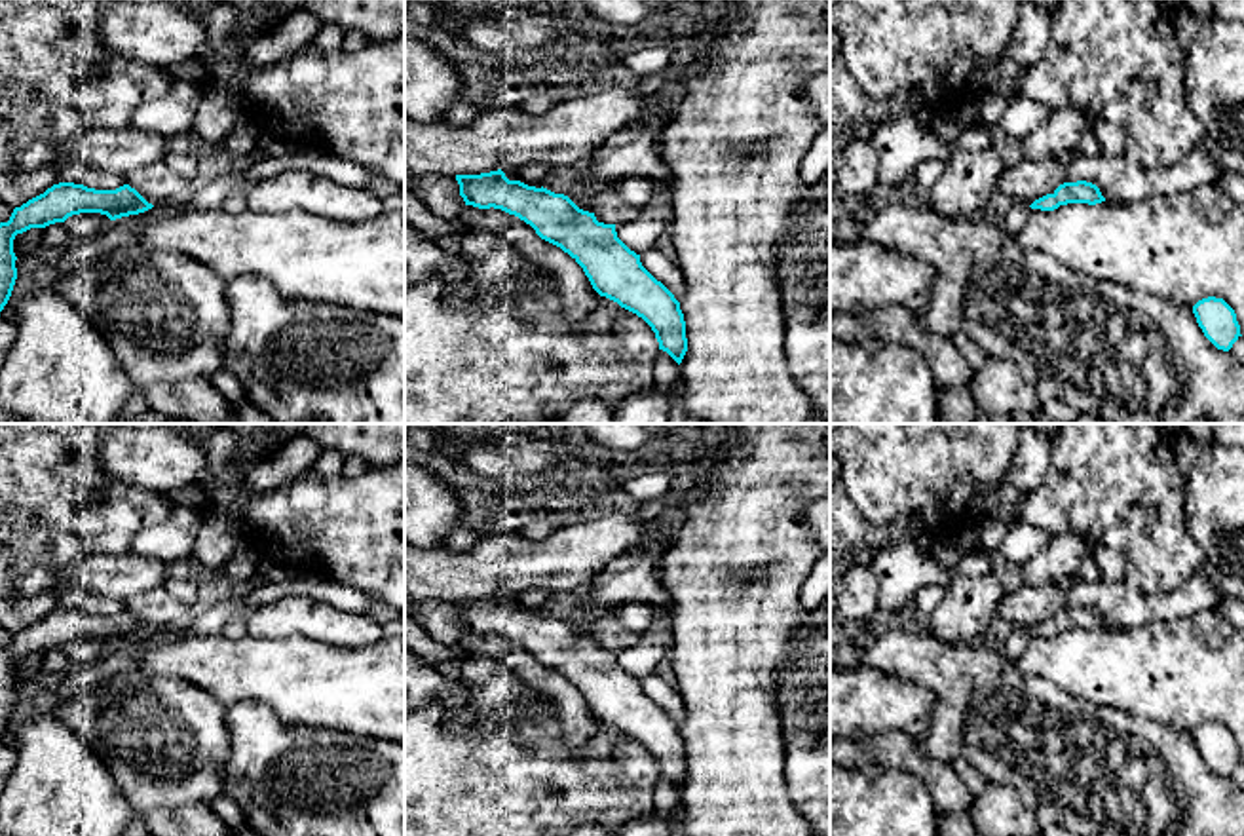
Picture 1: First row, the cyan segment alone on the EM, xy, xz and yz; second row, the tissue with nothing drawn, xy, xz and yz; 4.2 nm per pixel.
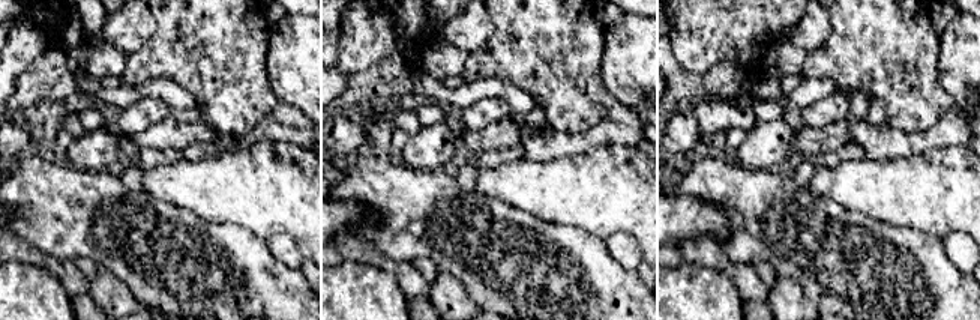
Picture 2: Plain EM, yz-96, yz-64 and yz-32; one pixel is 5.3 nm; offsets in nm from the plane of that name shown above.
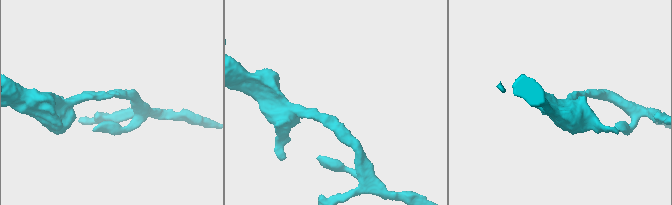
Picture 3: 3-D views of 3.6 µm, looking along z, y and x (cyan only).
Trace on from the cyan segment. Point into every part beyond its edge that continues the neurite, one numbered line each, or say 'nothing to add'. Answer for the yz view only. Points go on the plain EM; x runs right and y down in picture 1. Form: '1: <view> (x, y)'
nothing to add

